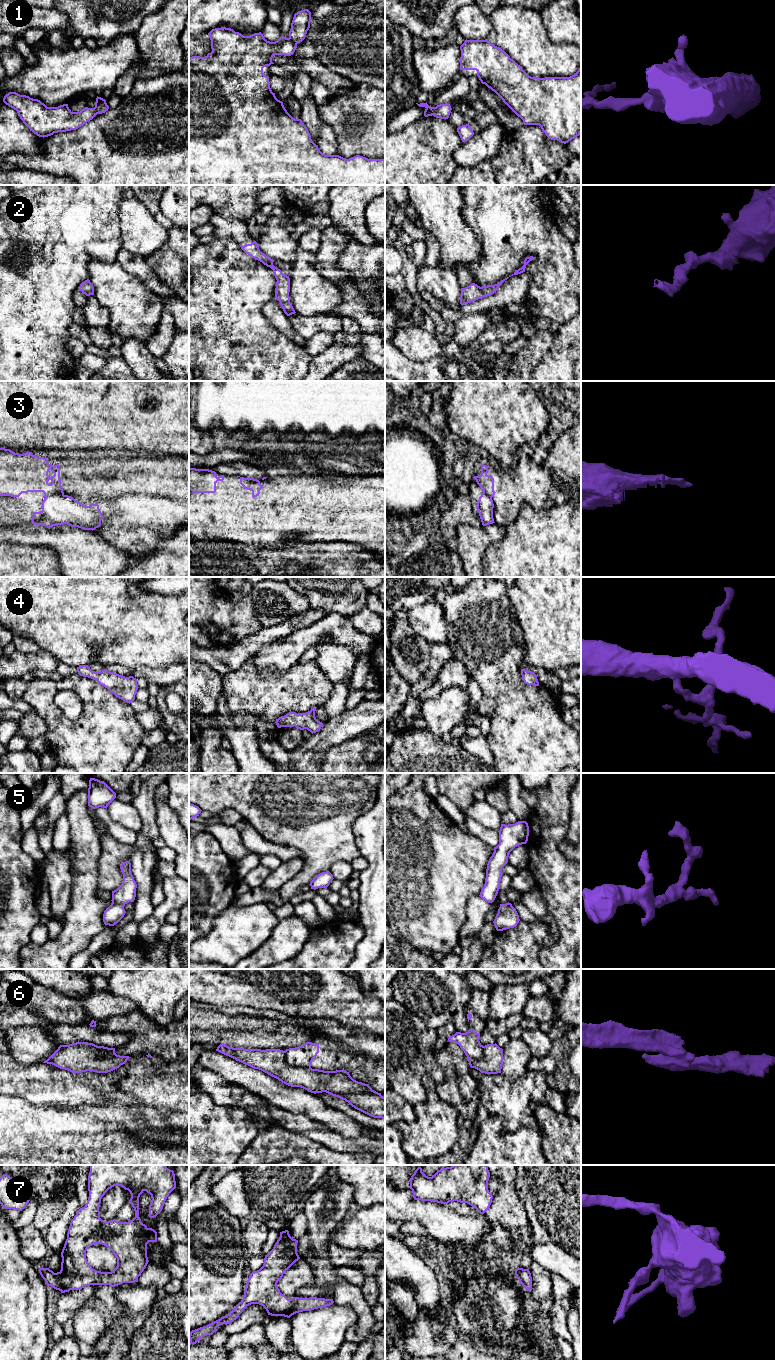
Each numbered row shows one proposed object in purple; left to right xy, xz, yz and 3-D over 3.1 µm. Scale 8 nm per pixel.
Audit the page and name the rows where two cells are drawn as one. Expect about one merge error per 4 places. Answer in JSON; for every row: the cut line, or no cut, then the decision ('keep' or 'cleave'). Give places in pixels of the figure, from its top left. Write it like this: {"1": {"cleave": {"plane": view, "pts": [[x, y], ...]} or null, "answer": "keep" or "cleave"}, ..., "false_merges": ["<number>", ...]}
{"1": {"cleave": {"plane": "xz", "pts": [[289, 37], [296, 44]]}, "answer": "cleave"}, "2": {"cleave": null, "answer": "keep"}, "3": {"cleave": {"plane": "xy", "pts": [[63, 493], [52, 493], [45, 498]]}, "answer": "cleave"}, "4": {"cleave": null, "answer": "keep"}, "5": {"cleave": null, "answer": "keep"}, "6": {"cleave": {"plane": "xz", "pts": [[284, 1051], [286, 1061], [290, 1065], [310, 1068]]}, "answer": "cleave"}, "7": {"cleave": null, "answer": "keep"}, "false_merges": ["1", "3", "6"]}

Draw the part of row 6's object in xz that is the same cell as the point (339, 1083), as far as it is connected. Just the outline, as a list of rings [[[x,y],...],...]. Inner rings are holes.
[[[220,1044],[216,1051],[259,1069],[288,1086],[301,1087],[314,1094],[326,1092],[371,1117],[385,1119],[385,1097],[368,1084],[354,1080],[344,1069],[324,1071],[292,1067],[286,1062],[285,1051],[280,1049],[244,1049]]]

